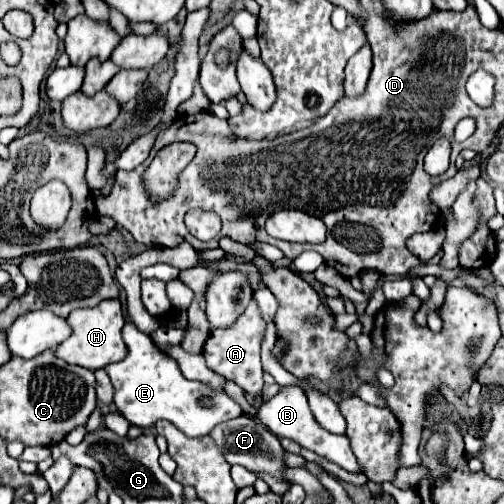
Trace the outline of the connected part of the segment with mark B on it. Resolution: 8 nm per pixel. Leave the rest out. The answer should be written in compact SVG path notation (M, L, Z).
M284 386L280 388L280 392L268 400L266 404L260 404L260 408L256 408L256 420L260 420L264 426L268 426L276 436L286 436L296 440L300 446L328 458L330 462L346 468L348 472L362 472L362 466L358 464L352 448L350 448L350 440L346 436L334 436L330 432L326 432L312 416L306 394L300 386Z

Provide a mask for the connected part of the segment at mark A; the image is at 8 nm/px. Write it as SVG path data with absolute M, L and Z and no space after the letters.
M252 298L250 306L246 308L246 312L242 314L242 318L238 318L238 322L234 322L234 326L230 330L218 330L218 334L212 334L206 344L204 344L204 358L206 364L222 374L226 380L236 382L242 390L246 390L252 396L260 396L262 392L262 362L260 362L260 346L262 346L262 338L266 332L266 322L260 316L258 304Z

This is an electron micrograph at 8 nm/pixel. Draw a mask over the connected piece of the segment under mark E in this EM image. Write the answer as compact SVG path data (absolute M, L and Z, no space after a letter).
M126 322L122 328L122 338L128 348L126 358L104 370L114 386L114 404L130 424L150 428L158 420L168 420L186 436L196 438L210 434L210 430L222 422L242 416L242 408L228 394L216 394L208 386L184 378L176 360L164 354L152 338L142 334L132 322Z

